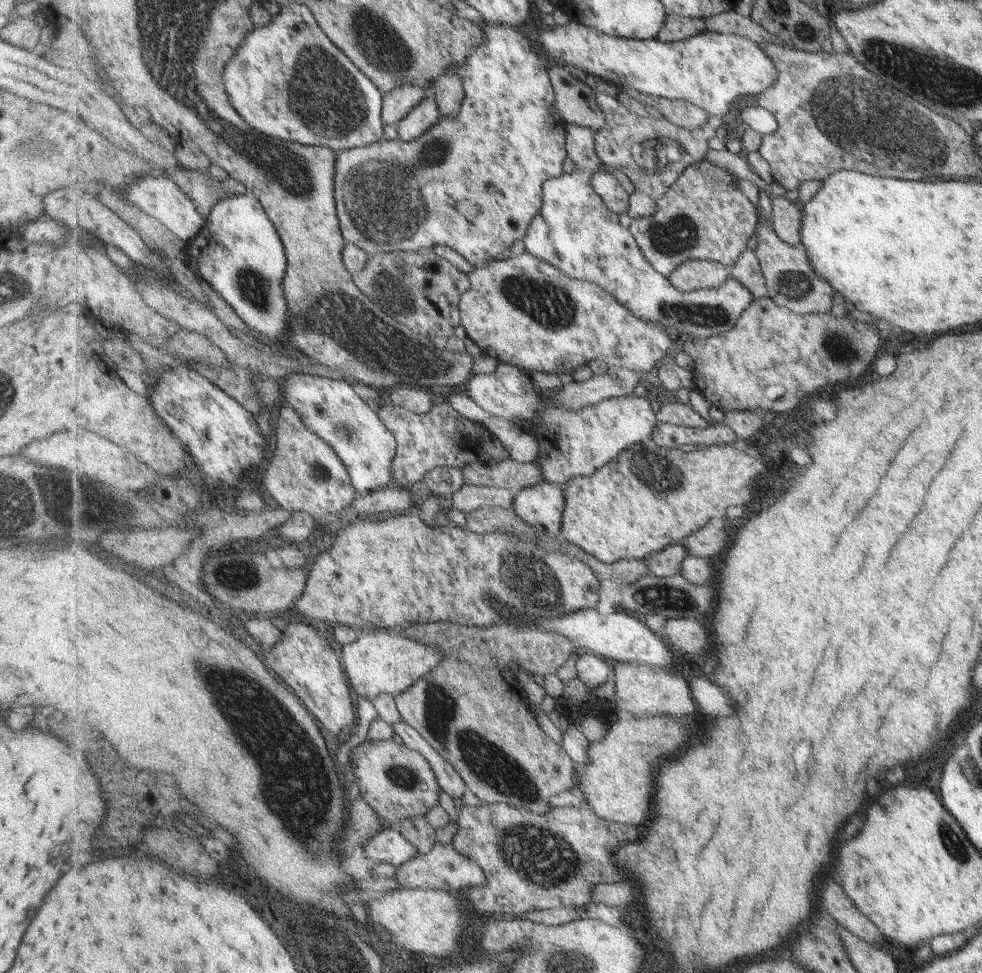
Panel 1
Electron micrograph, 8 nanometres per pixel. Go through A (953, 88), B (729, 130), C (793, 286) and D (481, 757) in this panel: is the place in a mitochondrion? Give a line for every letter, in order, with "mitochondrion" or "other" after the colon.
A: mitochondrion
B: other
C: mitochondrion
D: mitochondrion

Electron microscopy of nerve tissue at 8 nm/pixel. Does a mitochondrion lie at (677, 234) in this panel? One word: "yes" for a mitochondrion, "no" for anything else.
yes

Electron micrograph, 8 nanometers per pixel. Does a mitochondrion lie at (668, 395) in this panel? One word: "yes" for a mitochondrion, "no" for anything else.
no

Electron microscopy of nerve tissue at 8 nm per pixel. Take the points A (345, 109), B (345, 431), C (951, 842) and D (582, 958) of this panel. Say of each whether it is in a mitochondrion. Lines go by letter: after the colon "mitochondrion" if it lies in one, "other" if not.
A: mitochondrion
B: mitochondrion
C: mitochondrion
D: mitochondrion

